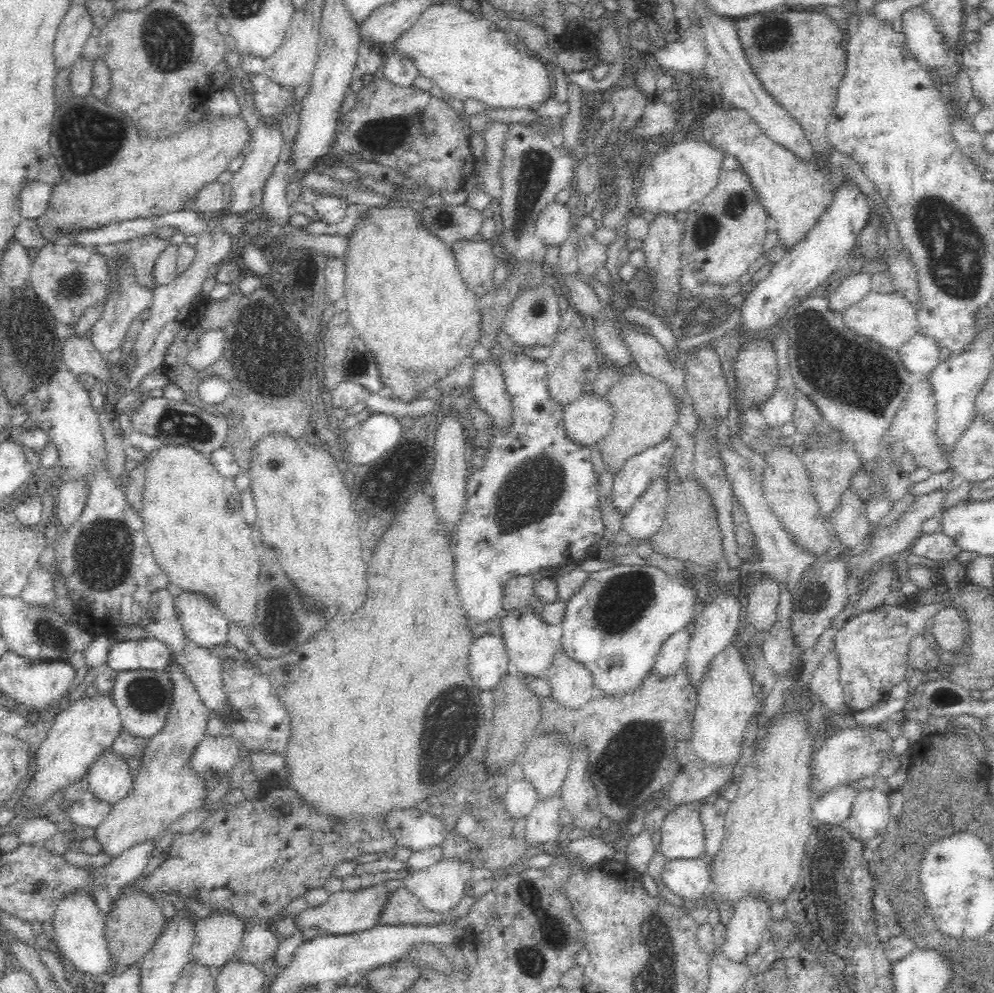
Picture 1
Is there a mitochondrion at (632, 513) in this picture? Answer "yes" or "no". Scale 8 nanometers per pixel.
no

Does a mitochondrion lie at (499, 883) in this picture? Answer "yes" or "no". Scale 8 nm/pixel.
no

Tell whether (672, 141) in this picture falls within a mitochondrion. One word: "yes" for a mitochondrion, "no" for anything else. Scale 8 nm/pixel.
no

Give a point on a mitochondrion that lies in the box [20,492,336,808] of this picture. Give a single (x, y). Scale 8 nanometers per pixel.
(105, 564)

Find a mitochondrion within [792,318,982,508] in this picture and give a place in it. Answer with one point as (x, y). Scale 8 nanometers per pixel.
(868, 381)

